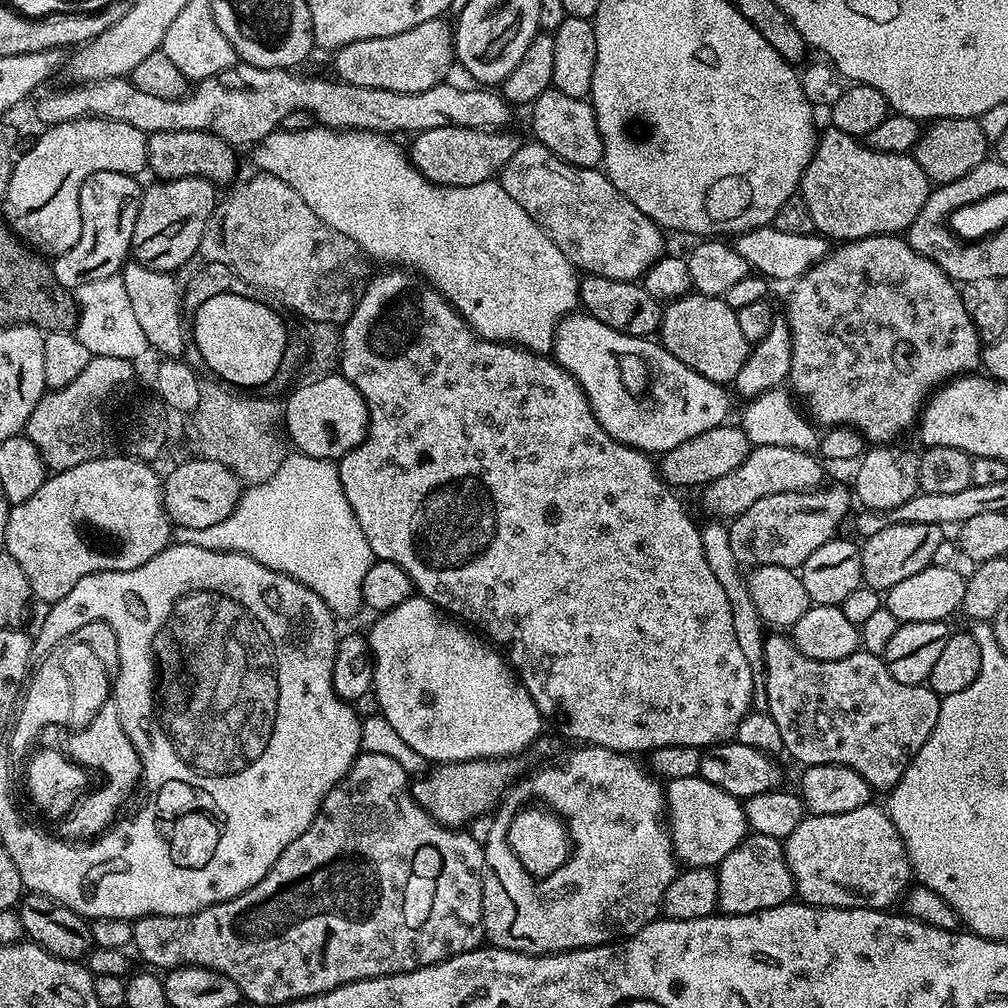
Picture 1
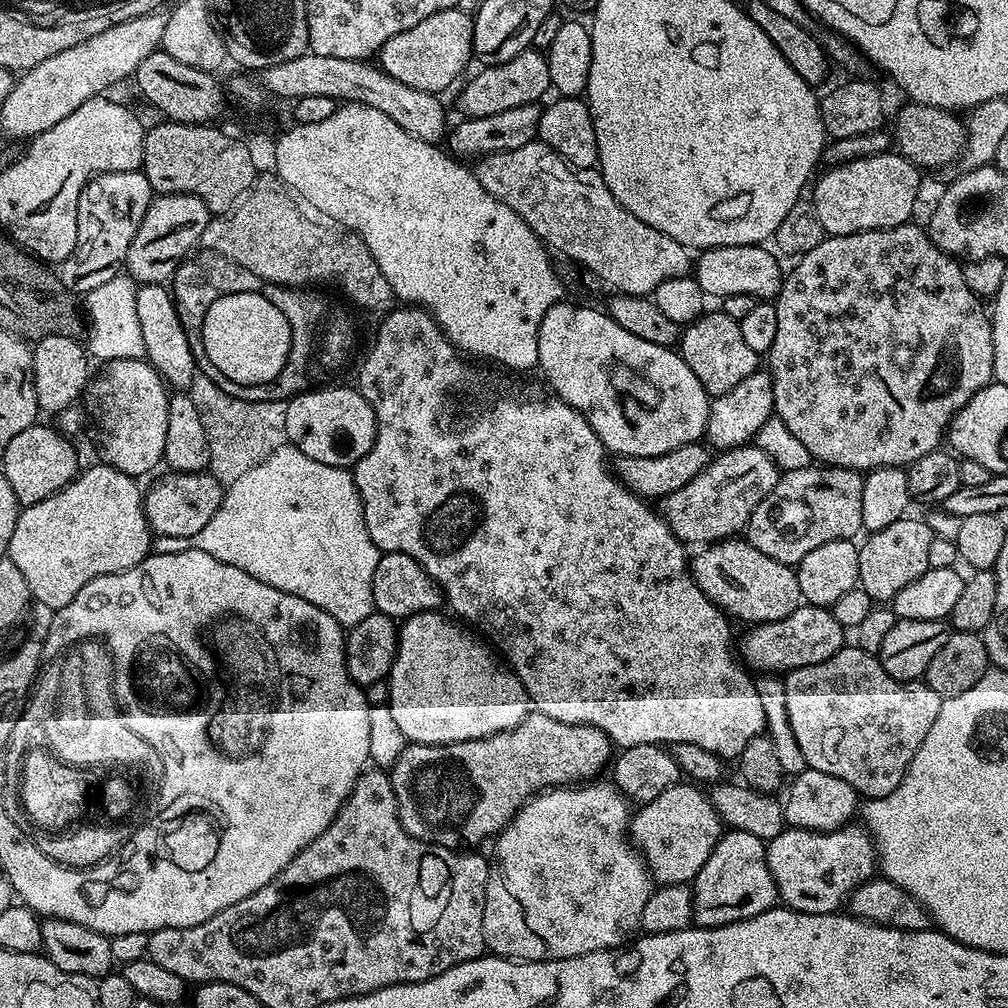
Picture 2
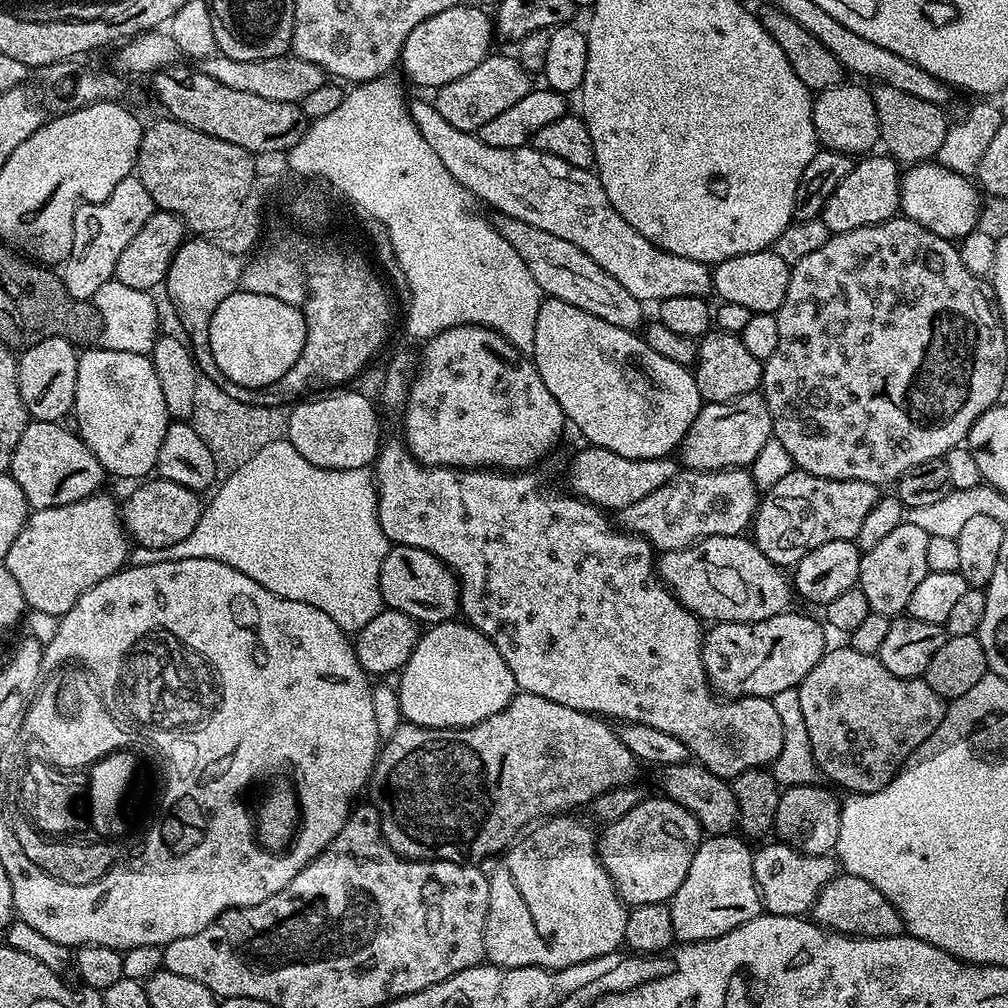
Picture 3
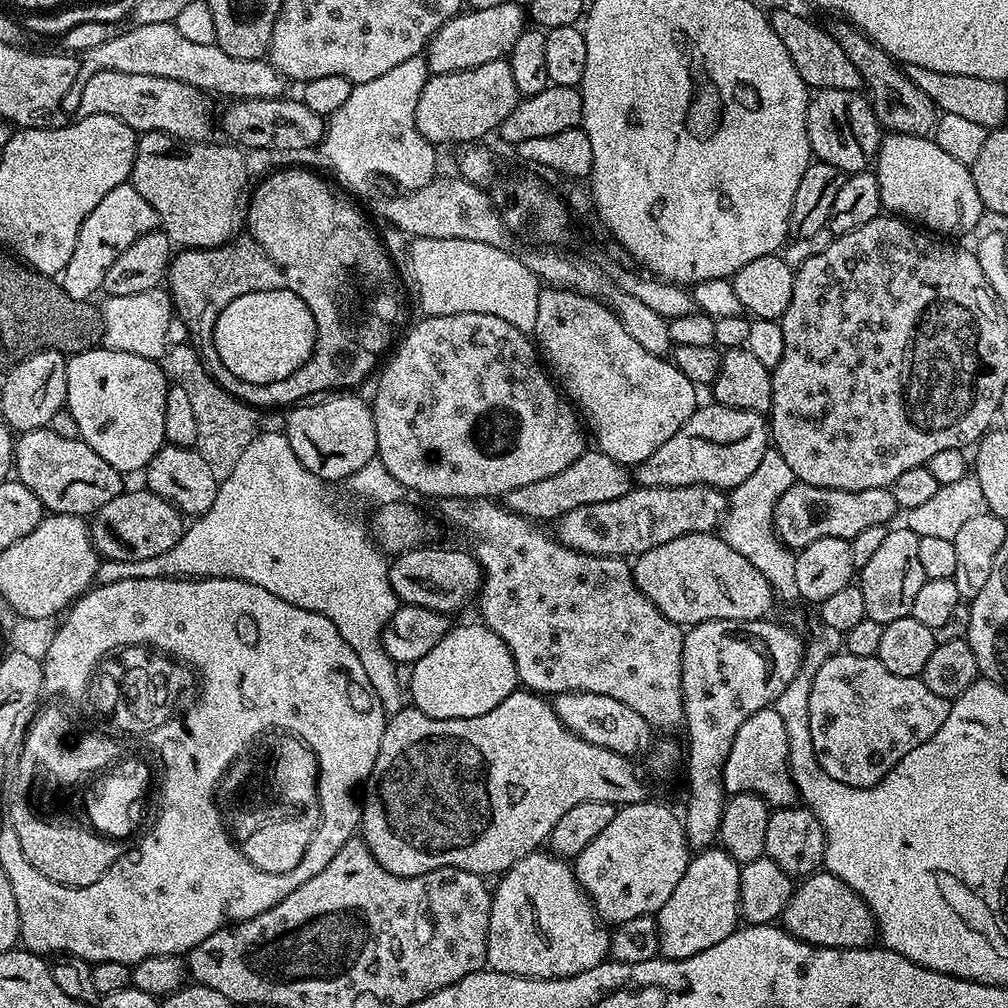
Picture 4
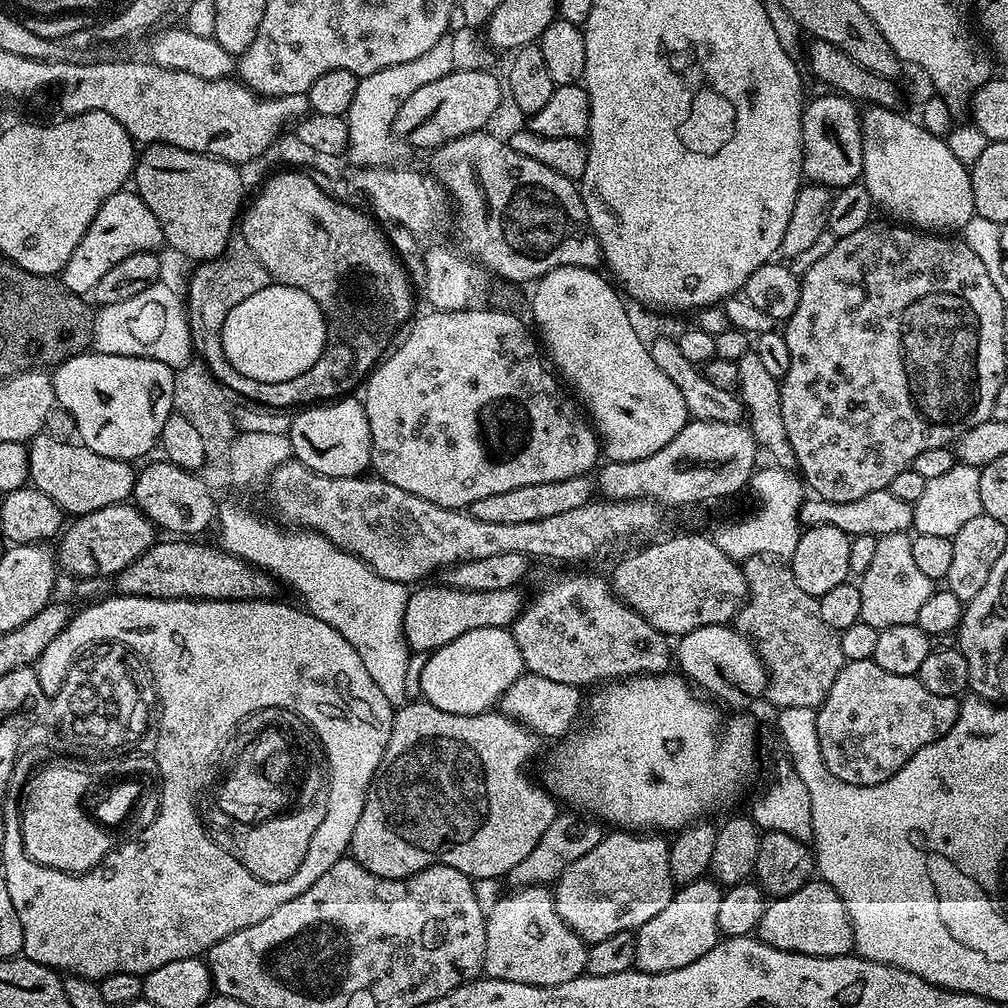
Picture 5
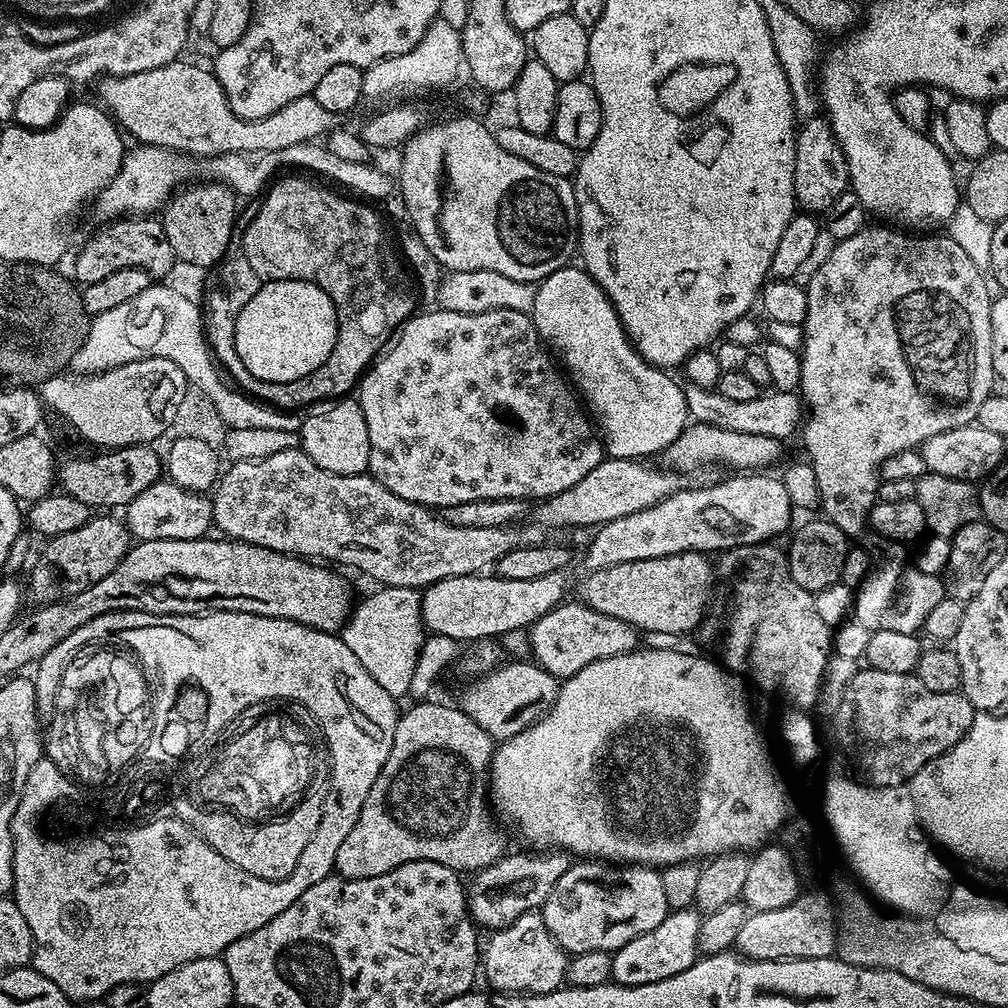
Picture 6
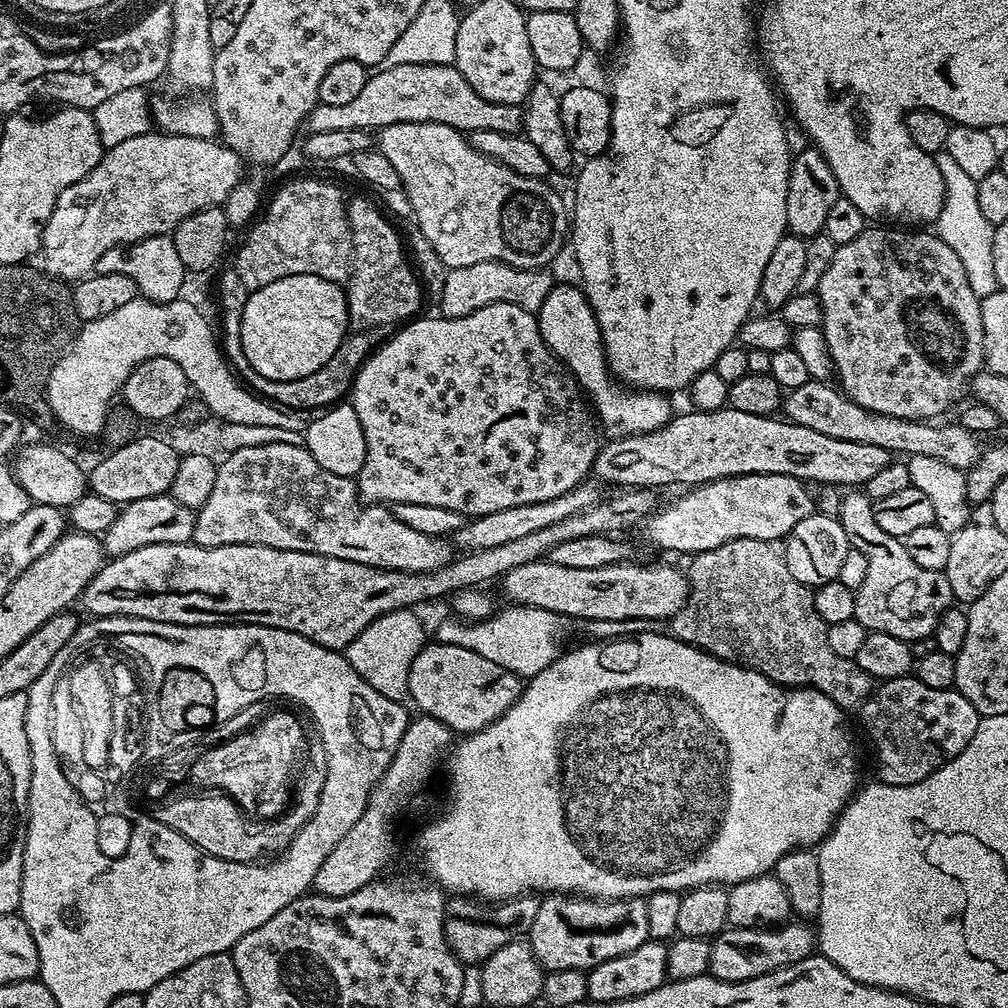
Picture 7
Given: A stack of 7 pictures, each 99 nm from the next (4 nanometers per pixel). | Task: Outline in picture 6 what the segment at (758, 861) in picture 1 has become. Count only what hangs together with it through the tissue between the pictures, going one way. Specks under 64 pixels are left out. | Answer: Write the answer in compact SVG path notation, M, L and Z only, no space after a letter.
M678 908L669 911L668 917L654 930L646 930L646 934L638 934L626 946L611 953L612 976L611 983L630 986L646 986L650 982L666 982L666 978L674 978L674 974L682 974L692 964L696 963L696 939L701 917L692 908Z

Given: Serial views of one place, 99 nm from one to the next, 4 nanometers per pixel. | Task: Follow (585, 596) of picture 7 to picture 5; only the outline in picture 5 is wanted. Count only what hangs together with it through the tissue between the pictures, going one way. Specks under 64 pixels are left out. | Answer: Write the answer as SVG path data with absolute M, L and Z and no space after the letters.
M684 532L657 544L648 544L628 556L610 575L610 588L626 606L630 606L650 626L654 626L669 638L679 638L698 626L714 626L735 621L736 613L744 607L748 599L748 583L743 567L730 559L715 545L713 537L699 536L696 532Z

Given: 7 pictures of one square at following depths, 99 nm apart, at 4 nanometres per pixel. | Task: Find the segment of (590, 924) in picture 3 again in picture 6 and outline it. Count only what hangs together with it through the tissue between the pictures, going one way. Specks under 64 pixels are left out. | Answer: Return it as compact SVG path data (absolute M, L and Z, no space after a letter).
M533 910L522 914L520 918L514 918L505 928L495 929L492 936L482 948L482 976L488 979L487 987L500 994L527 994L541 996L547 992L554 992L565 983L564 975L568 969L569 953L560 949L558 942L546 930L543 915Z

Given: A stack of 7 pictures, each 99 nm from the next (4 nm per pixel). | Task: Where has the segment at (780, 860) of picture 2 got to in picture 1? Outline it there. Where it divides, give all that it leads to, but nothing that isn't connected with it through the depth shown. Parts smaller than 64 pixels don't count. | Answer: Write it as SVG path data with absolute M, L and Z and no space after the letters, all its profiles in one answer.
M859 804L846 814L805 815L794 834L782 842L796 883L795 895L803 903L816 908L888 910L903 901L914 880L912 863L887 811L874 805Z

